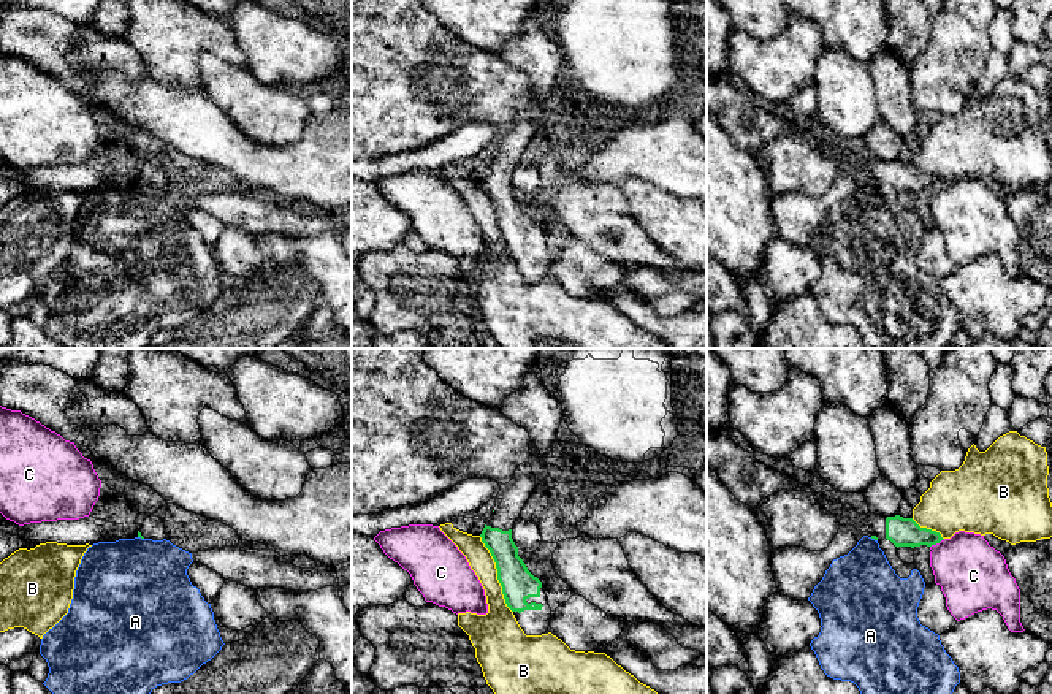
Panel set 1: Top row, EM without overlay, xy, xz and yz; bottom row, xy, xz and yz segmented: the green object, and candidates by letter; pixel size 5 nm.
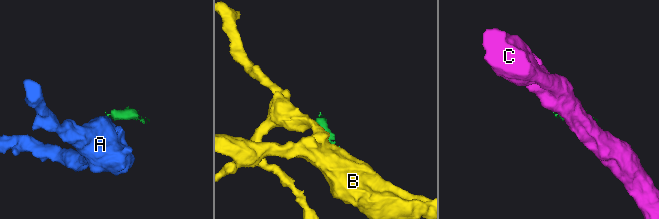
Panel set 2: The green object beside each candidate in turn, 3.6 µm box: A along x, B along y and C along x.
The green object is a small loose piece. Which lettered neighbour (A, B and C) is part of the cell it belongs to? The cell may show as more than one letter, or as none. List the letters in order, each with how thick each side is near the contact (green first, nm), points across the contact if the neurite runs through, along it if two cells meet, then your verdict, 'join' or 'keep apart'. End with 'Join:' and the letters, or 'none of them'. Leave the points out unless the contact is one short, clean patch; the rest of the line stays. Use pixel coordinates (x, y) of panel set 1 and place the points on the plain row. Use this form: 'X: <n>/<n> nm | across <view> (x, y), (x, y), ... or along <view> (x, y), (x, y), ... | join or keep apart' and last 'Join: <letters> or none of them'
A: 20/360 nm | along yz (870, 183), (876, 186) | keep apart
B: 170/170 nm | along xz (479, 181), (495, 208), (504, 247), (512, 257) | keep apart
C: 150/360 nm | along yz (945, 184), (930, 192) | keep apart
Join: none of them

